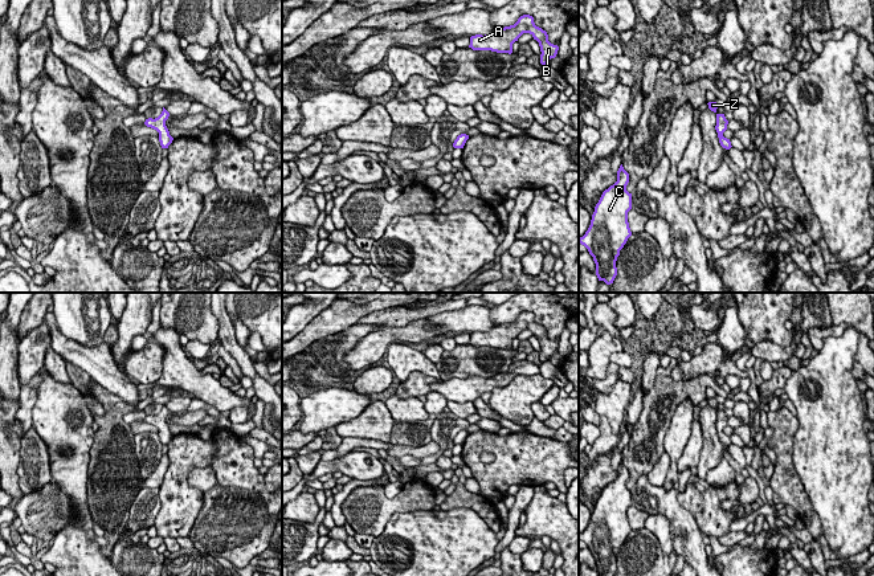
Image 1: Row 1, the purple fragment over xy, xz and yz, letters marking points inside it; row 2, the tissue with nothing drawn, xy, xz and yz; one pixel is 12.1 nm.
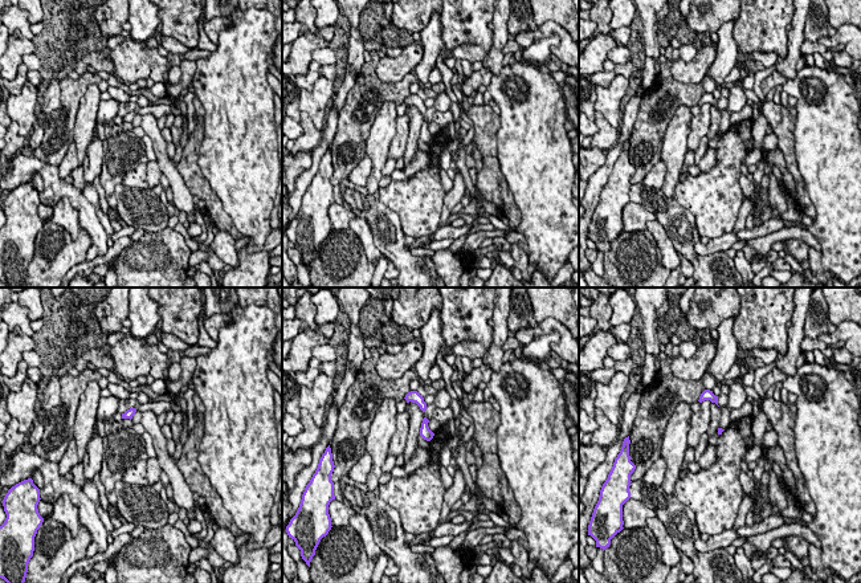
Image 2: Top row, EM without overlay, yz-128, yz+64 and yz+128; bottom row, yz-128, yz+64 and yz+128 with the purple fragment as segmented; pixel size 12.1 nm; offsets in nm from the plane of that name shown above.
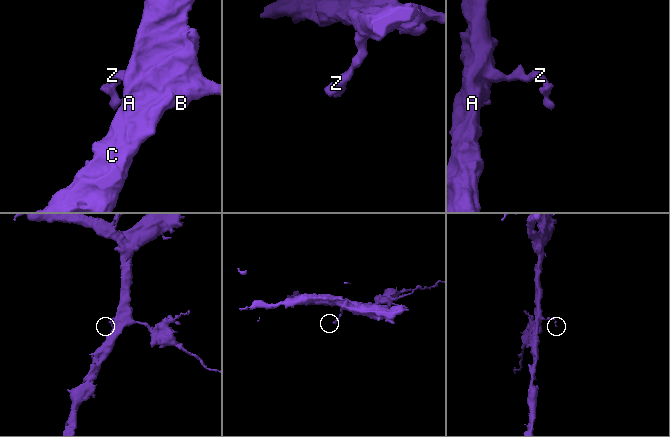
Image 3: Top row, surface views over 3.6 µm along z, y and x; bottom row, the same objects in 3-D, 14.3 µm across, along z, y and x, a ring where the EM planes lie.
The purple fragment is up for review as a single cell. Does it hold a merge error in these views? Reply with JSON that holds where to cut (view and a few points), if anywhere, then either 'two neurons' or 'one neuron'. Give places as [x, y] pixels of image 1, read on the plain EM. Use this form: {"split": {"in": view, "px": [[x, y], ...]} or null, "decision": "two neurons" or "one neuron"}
{"split": null, "decision": "one neuron"}

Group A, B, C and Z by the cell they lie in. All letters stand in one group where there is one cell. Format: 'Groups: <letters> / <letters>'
Groups: A B C Z

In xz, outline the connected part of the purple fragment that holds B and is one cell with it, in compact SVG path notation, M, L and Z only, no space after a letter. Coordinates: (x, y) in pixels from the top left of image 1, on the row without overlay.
M523 311L514 322L498 324L489 331L475 331L470 334L470 342L473 347L491 347L497 350L512 350L512 340L523 330L530 330L540 343L540 360L546 361L551 355L555 355L559 347L558 342L548 338L548 331L542 324L536 323L534 314Z

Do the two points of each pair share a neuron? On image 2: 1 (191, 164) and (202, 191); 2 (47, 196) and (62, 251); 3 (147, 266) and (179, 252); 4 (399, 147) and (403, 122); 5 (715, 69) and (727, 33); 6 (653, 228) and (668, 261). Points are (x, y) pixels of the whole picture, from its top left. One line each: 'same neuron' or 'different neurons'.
1: same neuron
2: different neurons
3: same neuron
4: same neuron
5: same neuron
6: same neuron

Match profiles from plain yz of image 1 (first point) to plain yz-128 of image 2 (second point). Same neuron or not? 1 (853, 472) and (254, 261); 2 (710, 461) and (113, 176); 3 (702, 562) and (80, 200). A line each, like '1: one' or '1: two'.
1: two
2: one
3: one

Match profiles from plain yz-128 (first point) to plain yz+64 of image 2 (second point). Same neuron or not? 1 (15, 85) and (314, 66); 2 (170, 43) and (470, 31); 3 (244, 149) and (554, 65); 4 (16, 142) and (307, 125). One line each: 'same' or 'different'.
1: same
2: different
3: different
4: same

